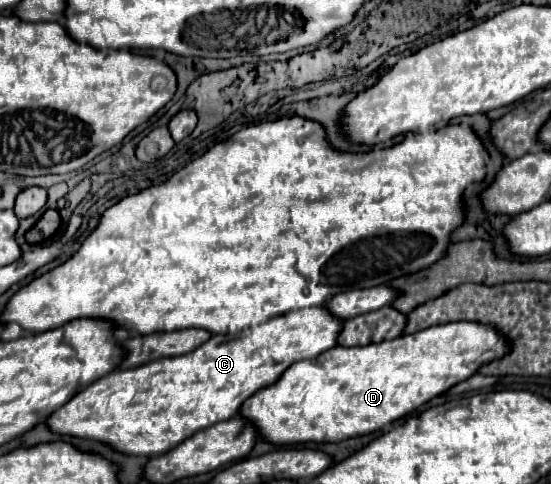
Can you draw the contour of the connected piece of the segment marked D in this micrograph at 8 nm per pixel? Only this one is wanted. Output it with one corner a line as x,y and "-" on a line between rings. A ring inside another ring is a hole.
469,321
435,325
377,345
331,347
317,359
293,363
293,367
289,367
289,371
285,371
281,379
273,383
273,387
265,387
265,391
257,391
253,399
247,399
245,407
241,407
241,415
253,419
257,423
259,437
273,445
339,443
351,437
379,431
385,425
409,415
425,401
445,393
455,383
477,373
481,365
503,357
507,351
509,343
497,329

